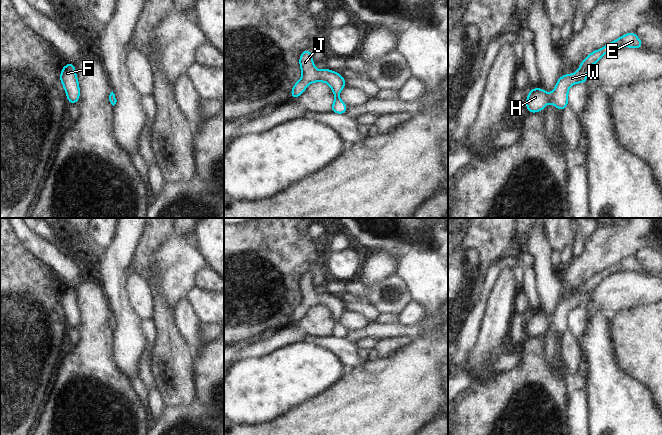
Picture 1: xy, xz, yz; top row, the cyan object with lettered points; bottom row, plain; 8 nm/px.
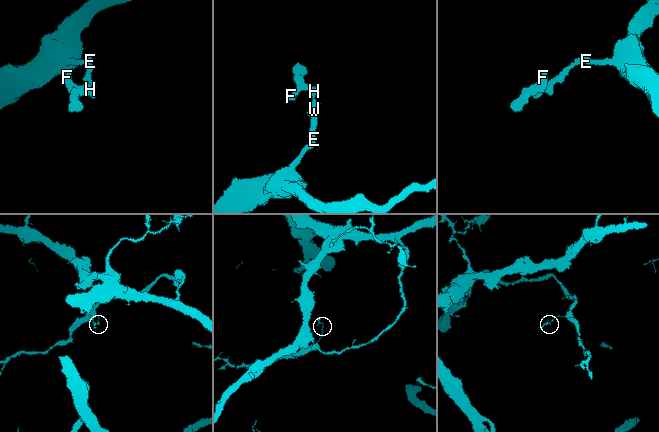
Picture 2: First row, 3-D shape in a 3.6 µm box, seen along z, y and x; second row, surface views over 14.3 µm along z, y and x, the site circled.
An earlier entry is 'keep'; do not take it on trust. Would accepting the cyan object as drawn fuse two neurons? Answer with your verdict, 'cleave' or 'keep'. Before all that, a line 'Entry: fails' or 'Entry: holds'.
Entry: holds
keep

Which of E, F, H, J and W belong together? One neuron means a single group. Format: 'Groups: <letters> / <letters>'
Groups: E F H J W

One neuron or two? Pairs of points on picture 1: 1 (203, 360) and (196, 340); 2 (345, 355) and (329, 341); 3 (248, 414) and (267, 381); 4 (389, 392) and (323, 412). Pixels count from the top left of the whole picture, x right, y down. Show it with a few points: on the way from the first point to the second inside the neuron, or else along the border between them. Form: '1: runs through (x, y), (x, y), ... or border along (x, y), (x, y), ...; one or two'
1: border along (208, 342), (193, 354); two
2: runs through (341, 351), (333, 345); one
3: runs through (248, 406), (264, 389); one
4: runs through (373, 408), (369, 412), (339, 412); one

